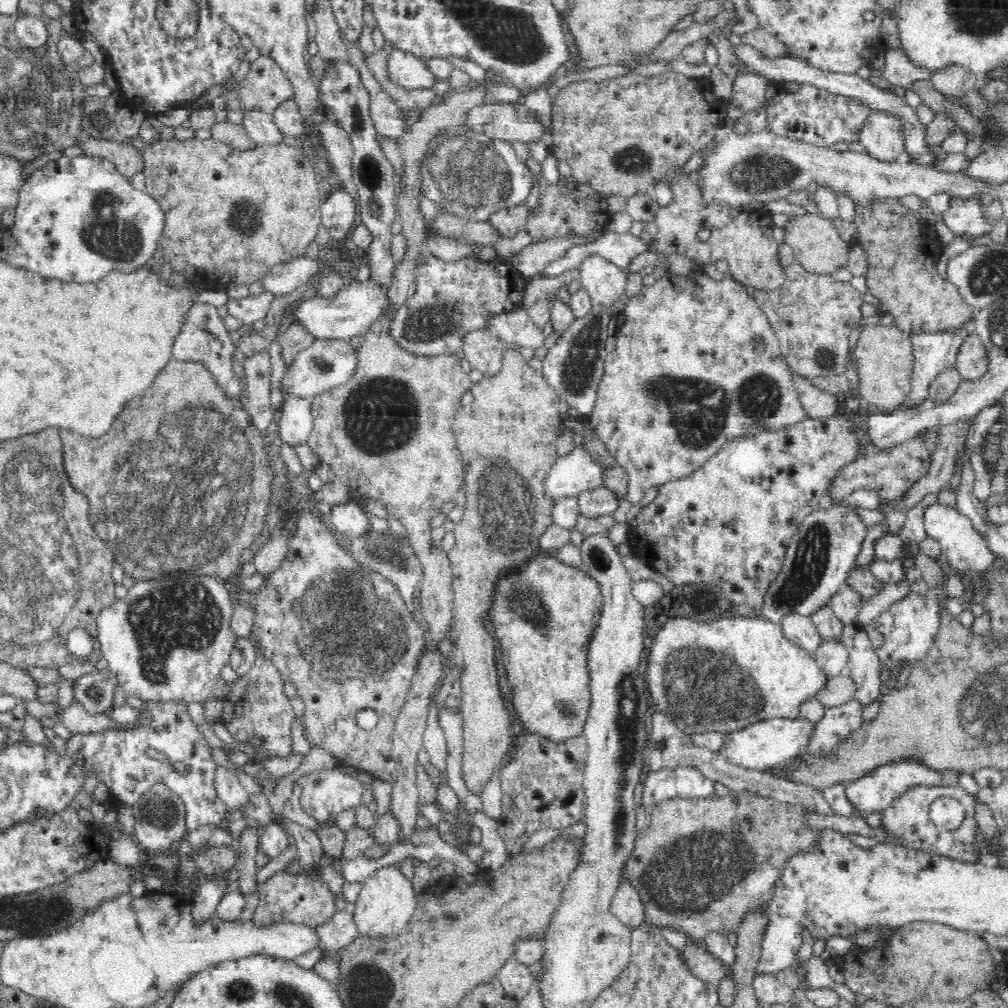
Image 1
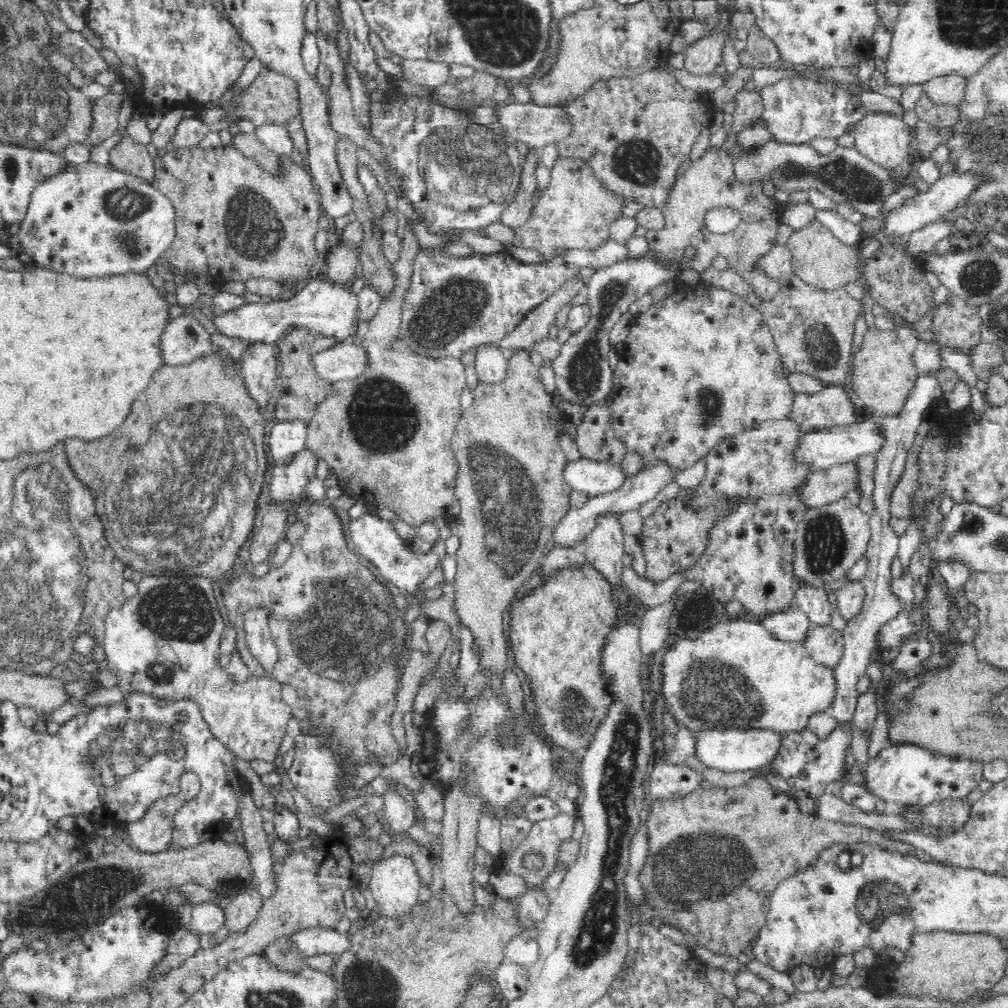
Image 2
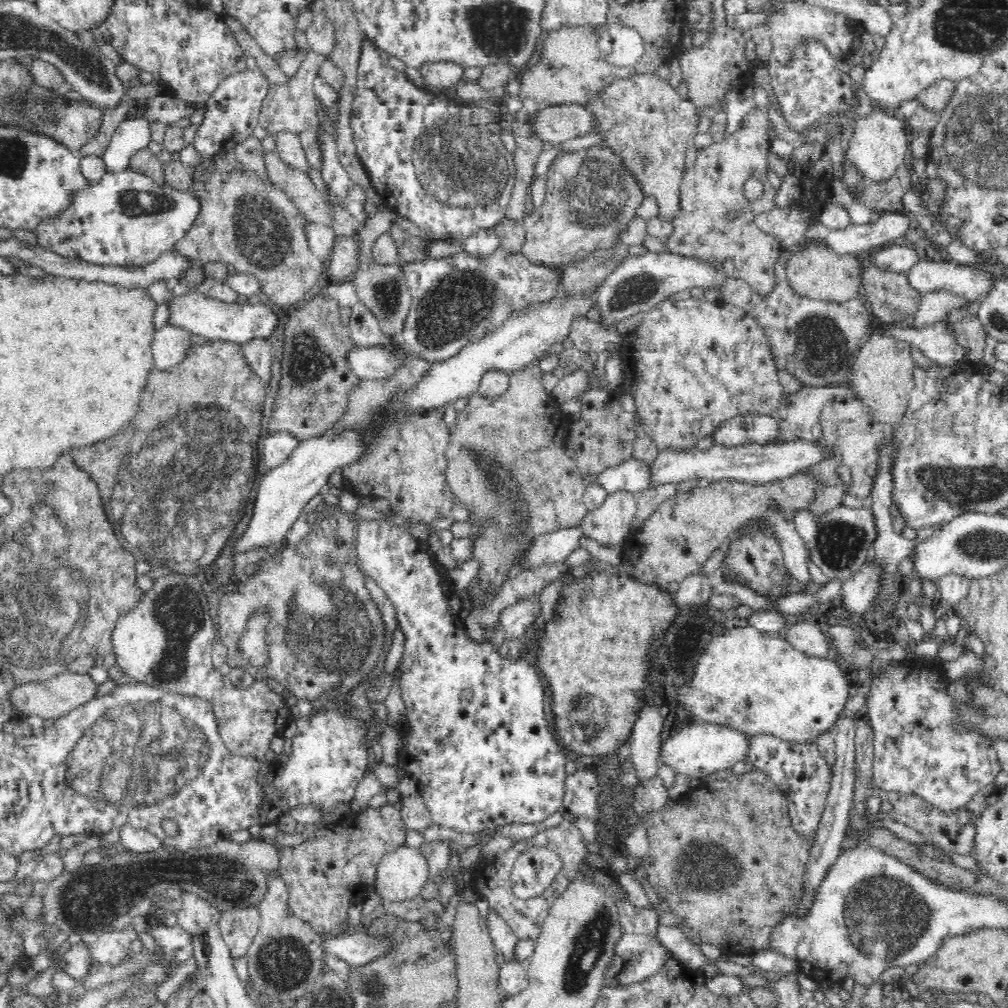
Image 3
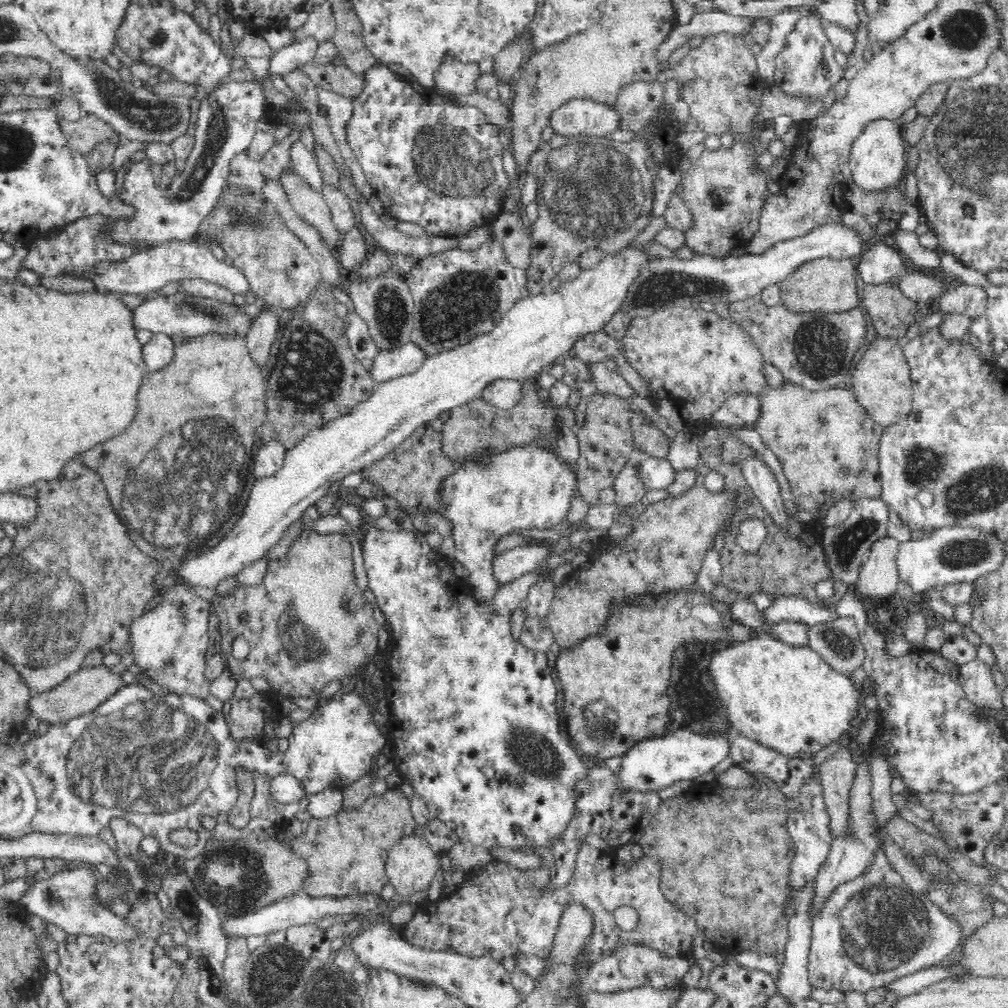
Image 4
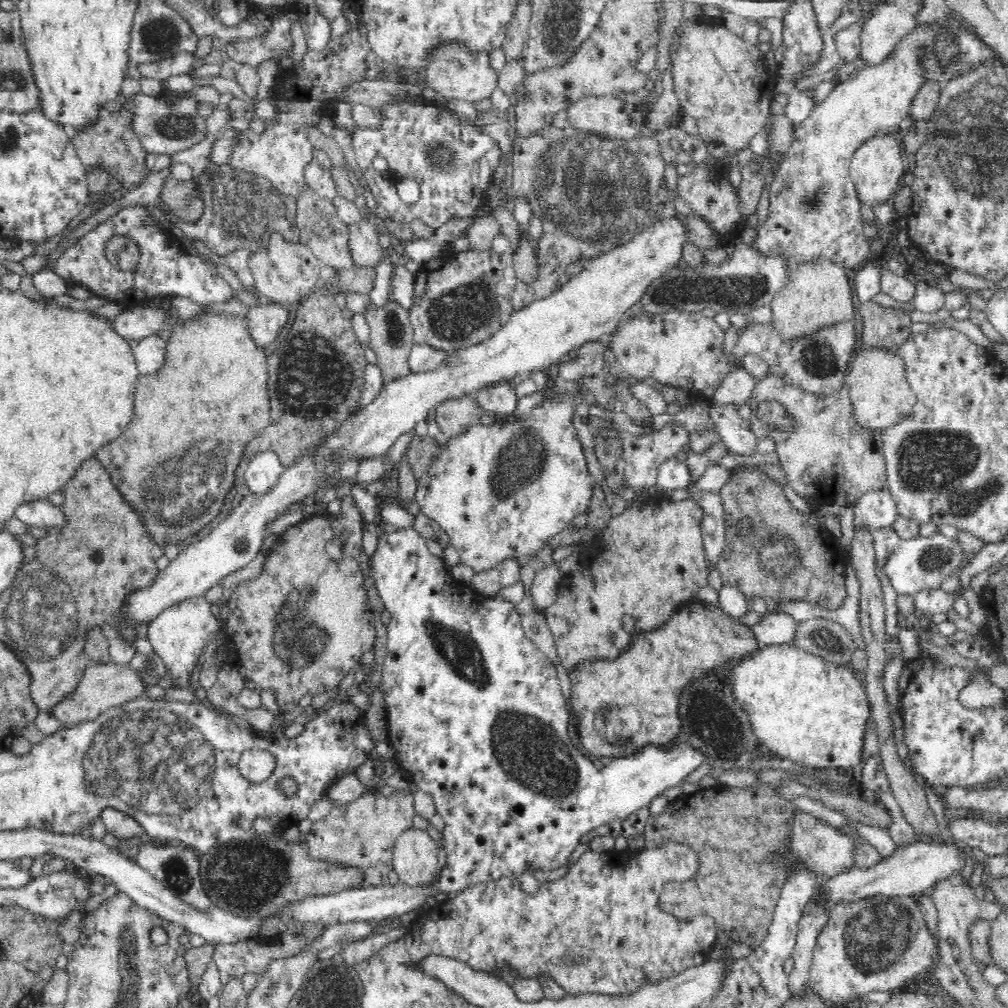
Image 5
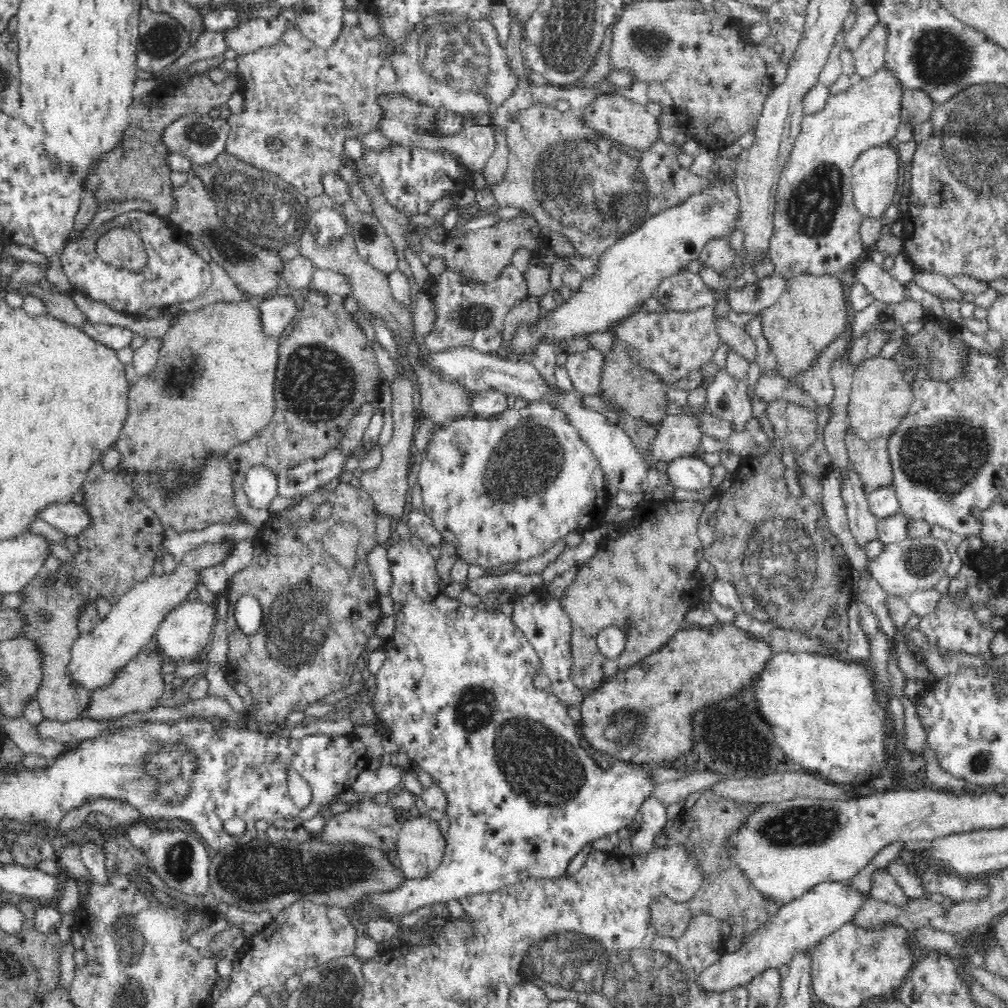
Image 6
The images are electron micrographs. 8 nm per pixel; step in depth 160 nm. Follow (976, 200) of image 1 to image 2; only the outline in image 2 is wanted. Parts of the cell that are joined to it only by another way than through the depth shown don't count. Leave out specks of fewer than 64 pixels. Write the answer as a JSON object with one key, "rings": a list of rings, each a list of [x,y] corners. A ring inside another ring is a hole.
{"rings":[[[940,219],[934,223],[929,223],[908,236],[907,250],[910,250],[916,258],[922,256],[925,251],[933,252],[939,240],[949,238],[956,230],[954,220]]]}

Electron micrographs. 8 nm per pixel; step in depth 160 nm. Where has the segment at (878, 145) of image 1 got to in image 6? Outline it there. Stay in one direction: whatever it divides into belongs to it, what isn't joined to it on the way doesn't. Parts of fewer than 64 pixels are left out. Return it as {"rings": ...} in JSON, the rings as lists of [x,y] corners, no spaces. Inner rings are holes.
{"rings":[[[895,144],[869,148],[858,155],[851,170],[851,189],[854,204],[862,216],[882,218],[885,210],[892,204],[892,197],[898,188],[899,154]]]}

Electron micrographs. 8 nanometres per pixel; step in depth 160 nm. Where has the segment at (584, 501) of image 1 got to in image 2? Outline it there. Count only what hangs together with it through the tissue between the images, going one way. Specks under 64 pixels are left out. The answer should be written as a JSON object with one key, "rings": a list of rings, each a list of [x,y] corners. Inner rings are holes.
{"rings":[[[658,465],[649,470],[642,469],[636,476],[624,479],[616,490],[589,497],[581,508],[569,508],[564,518],[561,518],[560,524],[556,526],[556,530],[553,531],[550,547],[554,545],[581,546],[581,540],[596,528],[600,516],[608,516],[608,514],[618,514],[620,516],[628,510],[638,508],[642,503],[655,498],[656,494],[666,484],[672,482],[674,474],[674,470],[669,470],[664,465]]]}

